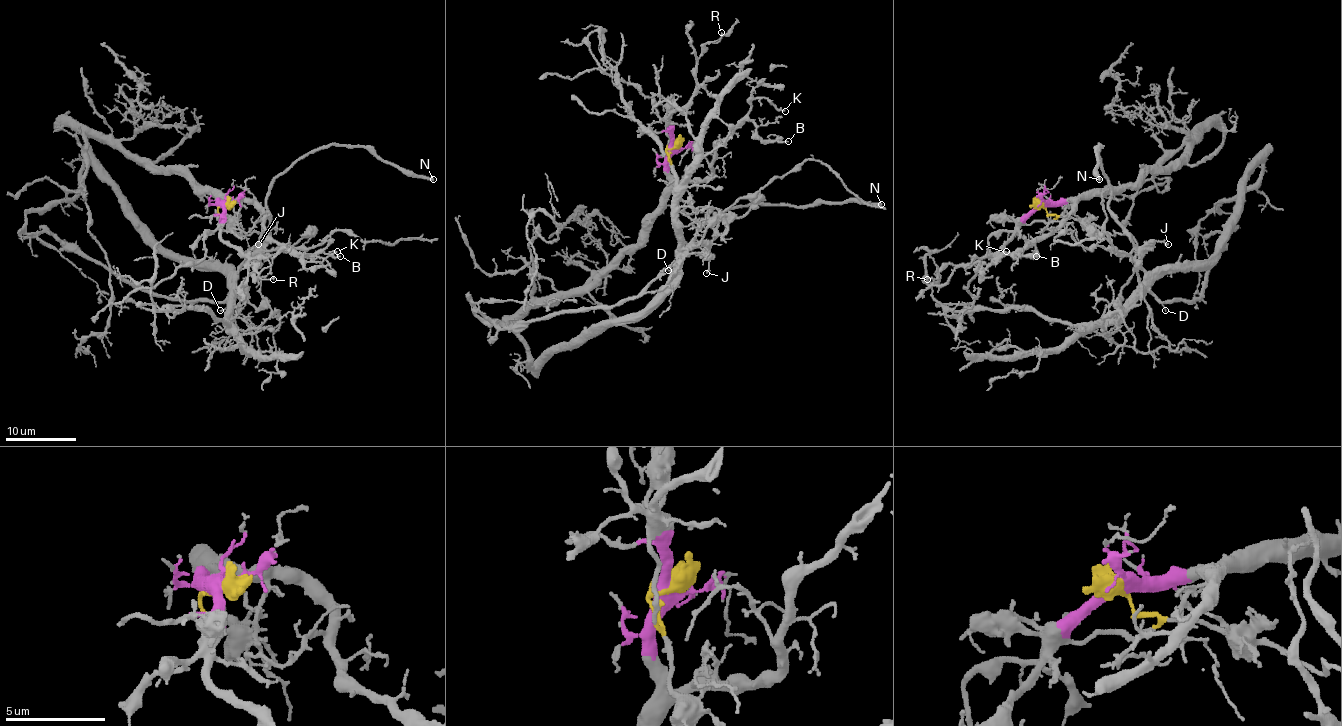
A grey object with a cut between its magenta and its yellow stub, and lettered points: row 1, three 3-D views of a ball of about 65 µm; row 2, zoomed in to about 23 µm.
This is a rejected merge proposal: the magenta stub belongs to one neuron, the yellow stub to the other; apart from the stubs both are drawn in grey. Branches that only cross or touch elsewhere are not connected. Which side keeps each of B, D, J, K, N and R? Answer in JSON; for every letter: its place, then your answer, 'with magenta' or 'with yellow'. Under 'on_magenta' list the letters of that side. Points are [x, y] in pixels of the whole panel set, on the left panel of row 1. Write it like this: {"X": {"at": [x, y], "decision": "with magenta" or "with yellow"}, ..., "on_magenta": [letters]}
{"B": {"at": [340, 256], "decision": "with magenta"}, "D": {"at": [220, 310], "decision": "with yellow"}, "J": {"at": [258, 244], "decision": "with yellow"}, "K": {"at": [337, 251], "decision": "with magenta"}, "N": {"at": [433, 179], "decision": "with yellow"}, "R": {"at": [273, 279], "decision": "with magenta"}, "on_magenta": ["B", "K", "R"]}

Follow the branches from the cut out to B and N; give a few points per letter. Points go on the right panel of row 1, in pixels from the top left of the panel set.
B: (1042, 204), (1077, 199), (1077, 206), (1054, 229), (1016, 253), (1037, 255)
N: (1042, 206), (1053, 215), (1123, 234), (1109, 208), (1110, 185), (1098, 157), (1100, 145), (1100, 180)

